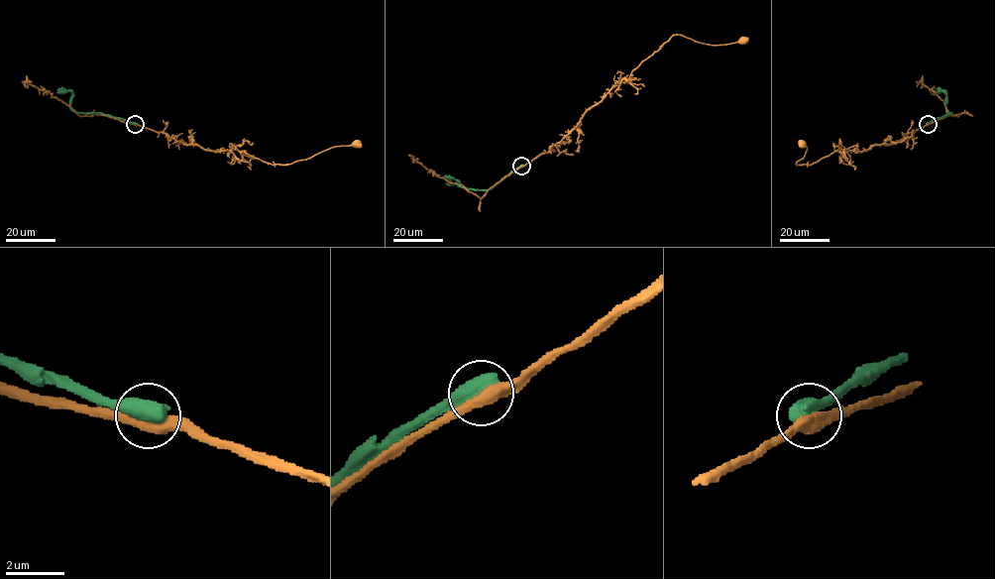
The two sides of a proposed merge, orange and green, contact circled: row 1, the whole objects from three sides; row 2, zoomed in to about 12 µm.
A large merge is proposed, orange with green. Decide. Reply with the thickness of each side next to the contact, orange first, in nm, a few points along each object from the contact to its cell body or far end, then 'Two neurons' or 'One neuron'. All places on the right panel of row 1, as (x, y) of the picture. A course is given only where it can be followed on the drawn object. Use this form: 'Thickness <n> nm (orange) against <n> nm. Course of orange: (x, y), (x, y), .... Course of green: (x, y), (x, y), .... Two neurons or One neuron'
Thickness 440 nm (orange) against 700 nm. Course of orange: (927, 124), (893, 144), (875, 144), (862, 151), (834, 151), (811, 165), (796, 164), (807, 151), (802, 144). Course of green: (927, 124), (951, 113), (946, 108), (946, 95), (942, 91), (937, 92). Two neurons

